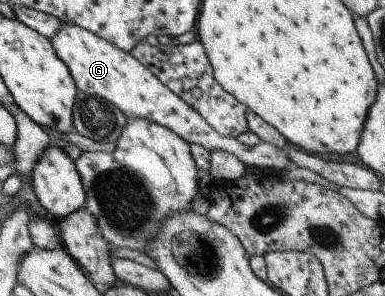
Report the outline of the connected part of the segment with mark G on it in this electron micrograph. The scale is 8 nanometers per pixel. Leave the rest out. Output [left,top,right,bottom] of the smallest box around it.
[49,23,292,172]

